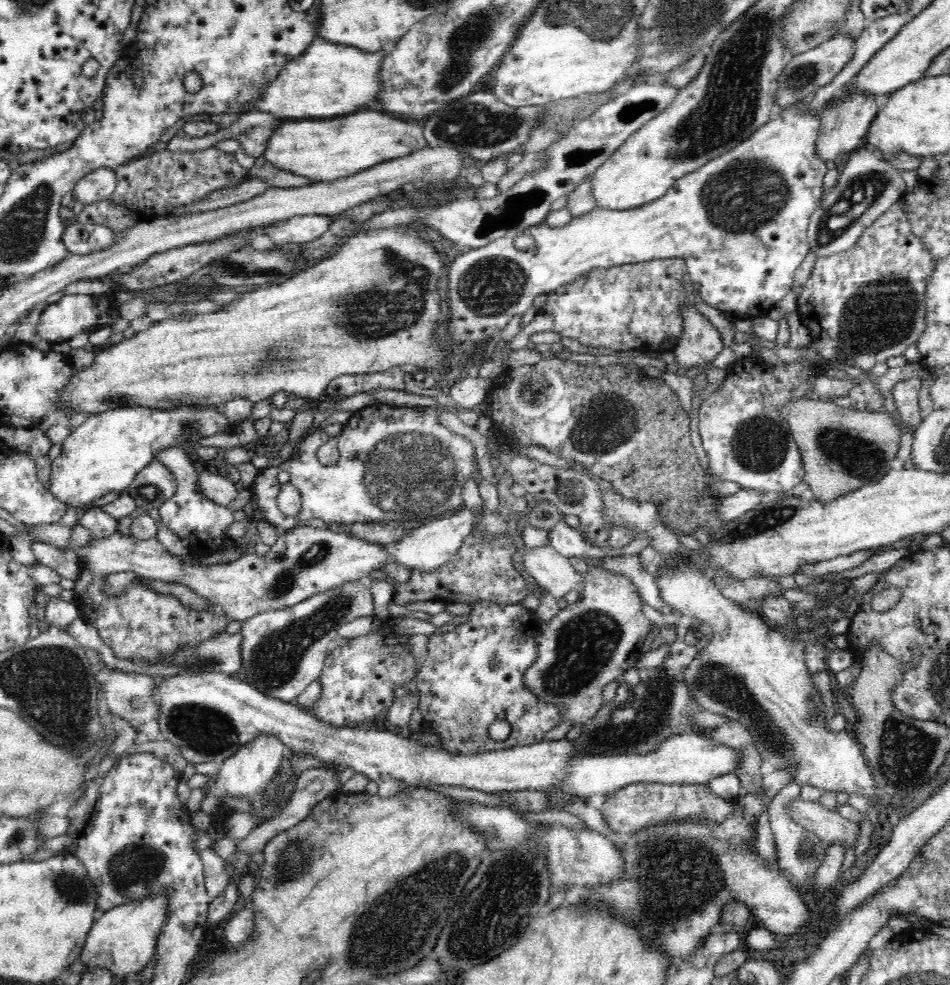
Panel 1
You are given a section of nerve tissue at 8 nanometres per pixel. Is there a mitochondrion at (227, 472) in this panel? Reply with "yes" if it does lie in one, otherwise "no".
no

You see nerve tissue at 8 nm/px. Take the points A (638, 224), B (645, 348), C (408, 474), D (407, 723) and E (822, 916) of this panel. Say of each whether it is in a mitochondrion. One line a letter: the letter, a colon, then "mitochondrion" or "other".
A: other
B: other
C: mitochondrion
D: other
E: other

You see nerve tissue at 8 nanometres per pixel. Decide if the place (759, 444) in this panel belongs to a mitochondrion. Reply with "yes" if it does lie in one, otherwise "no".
yes

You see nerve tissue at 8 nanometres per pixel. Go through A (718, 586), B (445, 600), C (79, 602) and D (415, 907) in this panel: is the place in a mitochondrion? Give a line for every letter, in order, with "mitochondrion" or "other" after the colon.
A: other
B: other
C: other
D: mitochondrion

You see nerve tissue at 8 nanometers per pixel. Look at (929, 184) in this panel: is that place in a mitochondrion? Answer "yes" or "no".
no

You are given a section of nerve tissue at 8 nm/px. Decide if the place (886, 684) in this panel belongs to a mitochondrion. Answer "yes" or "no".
no

